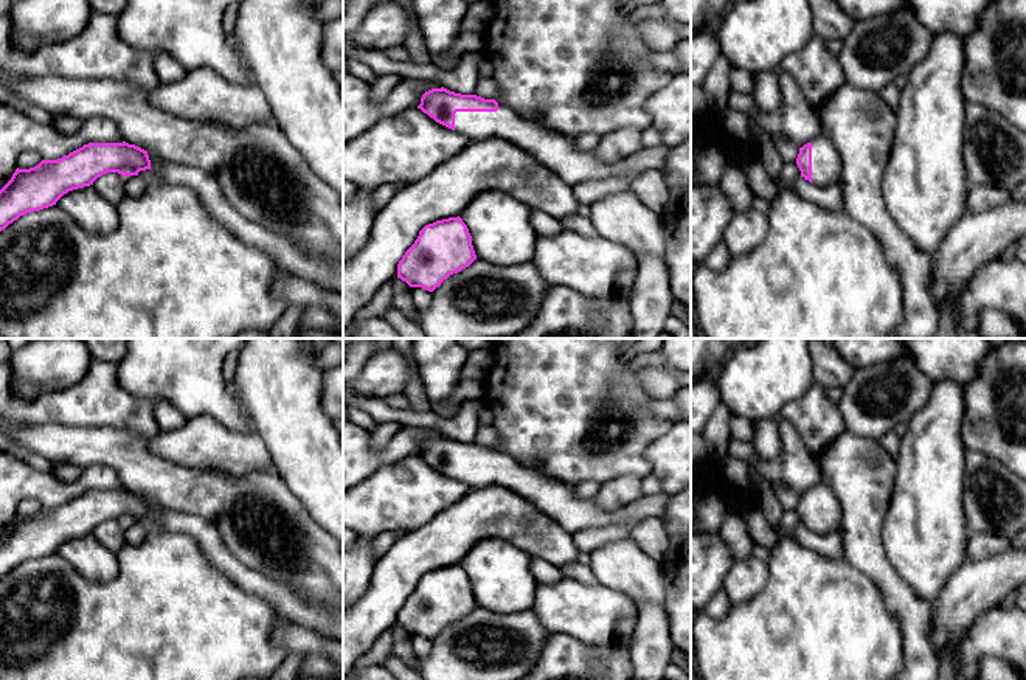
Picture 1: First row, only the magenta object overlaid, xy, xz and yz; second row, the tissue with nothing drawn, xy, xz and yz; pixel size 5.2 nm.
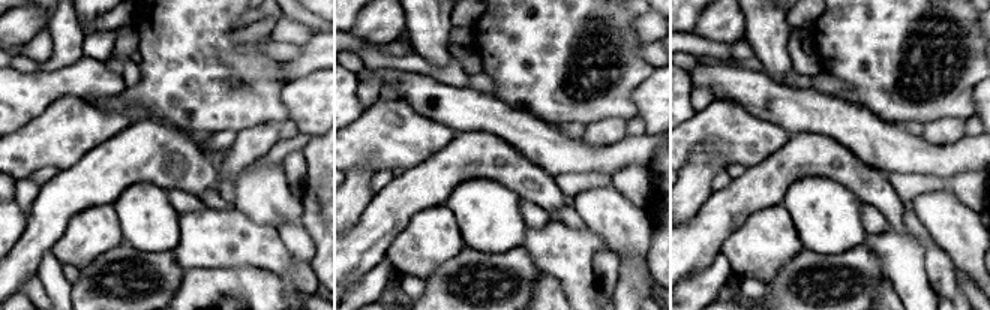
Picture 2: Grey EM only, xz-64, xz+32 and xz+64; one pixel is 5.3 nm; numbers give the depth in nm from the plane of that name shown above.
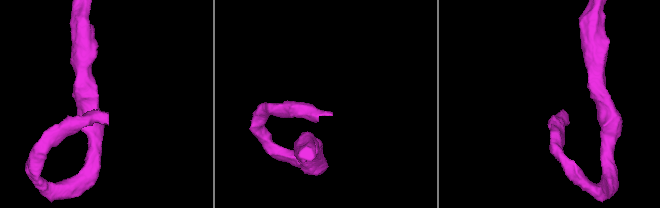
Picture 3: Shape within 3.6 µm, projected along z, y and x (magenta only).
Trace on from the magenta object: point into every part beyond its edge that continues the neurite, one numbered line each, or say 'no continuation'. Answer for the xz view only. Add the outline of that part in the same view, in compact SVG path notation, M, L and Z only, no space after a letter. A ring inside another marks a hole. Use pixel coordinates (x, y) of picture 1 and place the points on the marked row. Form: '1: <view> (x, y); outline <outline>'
1: xz (558, 152); outline M498 104L497 112L456 112L455 132L464 134L470 140L489 137L509 140L571 186L613 175L633 180L646 171L661 172L672 151L663 144L643 147L626 158L607 163L599 160L593 151L577 149L574 138L525 120L504 104Z

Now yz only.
1: yz (826, 166); outline M821 134L812 143L812 183L821 188L841 183L841 160L832 141Z

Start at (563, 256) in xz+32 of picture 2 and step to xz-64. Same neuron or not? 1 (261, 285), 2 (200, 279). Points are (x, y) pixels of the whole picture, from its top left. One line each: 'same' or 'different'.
1: different
2: different

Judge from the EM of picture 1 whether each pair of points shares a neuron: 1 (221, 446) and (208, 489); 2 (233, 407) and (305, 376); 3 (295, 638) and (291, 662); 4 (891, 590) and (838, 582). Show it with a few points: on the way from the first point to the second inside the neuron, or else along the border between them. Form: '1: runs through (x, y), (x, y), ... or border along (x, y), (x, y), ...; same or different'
1: border along (179, 463), (233, 475), (250, 472); different
2: border along (235, 396), (242, 405); different
3: border along (287, 652), (305, 655); different
4: border along (851, 565), (879, 589), (896, 621); different

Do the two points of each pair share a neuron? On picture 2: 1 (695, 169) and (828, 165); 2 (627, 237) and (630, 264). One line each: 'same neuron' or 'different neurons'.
1: different neurons
2: different neurons

